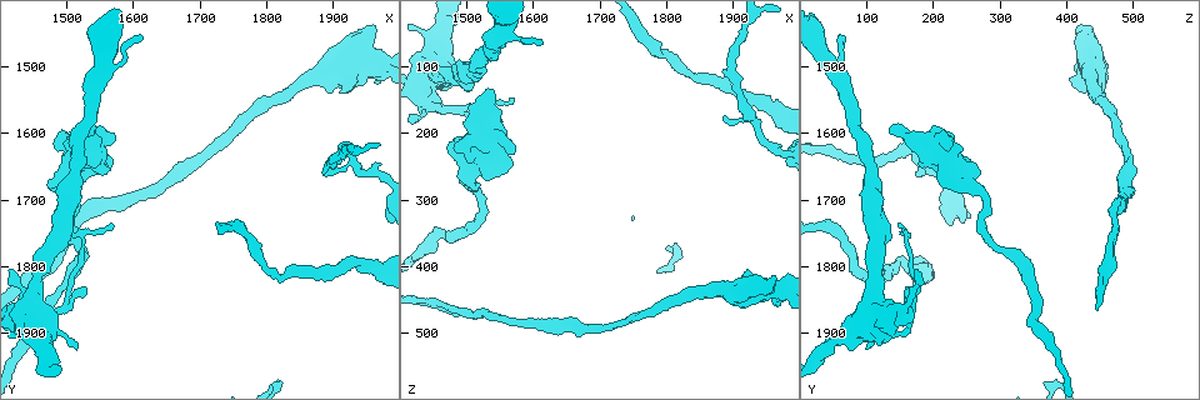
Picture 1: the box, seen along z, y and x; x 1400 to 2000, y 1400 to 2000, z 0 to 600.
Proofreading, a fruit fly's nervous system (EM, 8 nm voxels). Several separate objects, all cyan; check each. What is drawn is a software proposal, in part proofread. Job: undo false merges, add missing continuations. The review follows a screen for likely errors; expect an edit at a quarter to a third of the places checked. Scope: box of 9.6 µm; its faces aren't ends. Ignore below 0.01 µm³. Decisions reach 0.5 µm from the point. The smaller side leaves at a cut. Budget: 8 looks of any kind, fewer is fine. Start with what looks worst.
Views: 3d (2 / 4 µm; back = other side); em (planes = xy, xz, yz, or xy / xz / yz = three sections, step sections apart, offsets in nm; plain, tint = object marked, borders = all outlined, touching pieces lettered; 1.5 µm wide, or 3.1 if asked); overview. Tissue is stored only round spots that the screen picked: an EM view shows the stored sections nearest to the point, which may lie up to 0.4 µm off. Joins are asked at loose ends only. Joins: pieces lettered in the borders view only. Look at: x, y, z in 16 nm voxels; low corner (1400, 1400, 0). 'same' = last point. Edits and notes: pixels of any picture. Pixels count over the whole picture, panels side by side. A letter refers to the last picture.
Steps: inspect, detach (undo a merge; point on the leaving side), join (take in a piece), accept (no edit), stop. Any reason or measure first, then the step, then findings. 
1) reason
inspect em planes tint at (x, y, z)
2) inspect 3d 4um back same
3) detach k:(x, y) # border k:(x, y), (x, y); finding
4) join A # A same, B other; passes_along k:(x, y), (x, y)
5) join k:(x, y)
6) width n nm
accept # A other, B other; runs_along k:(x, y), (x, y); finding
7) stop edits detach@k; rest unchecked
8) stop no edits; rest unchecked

long arm stops here
inspect em planes borders at (1570, 1740, 150)

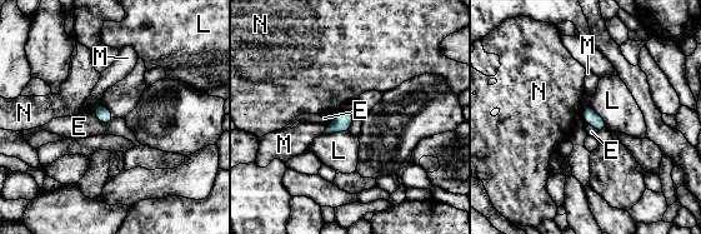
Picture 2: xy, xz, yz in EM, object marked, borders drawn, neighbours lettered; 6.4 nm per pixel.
width 90 nm; longest_contact L 160 nm
accept # E other, L other, M other, N other; no lettered piece goes on from it

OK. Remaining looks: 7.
a fork
inspect em planes borders at (1495, 1865, 165)

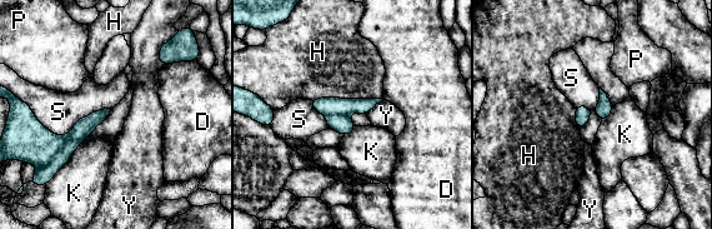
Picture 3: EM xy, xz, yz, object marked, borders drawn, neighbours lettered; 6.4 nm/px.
accept # D other, H other, K other, P other, S other, Y other; runs_along 3:(105, 113), (55, 163); all the same neuron

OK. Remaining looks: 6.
thick end
inspect em yz step 8 borders at (1485, 1615, 230)

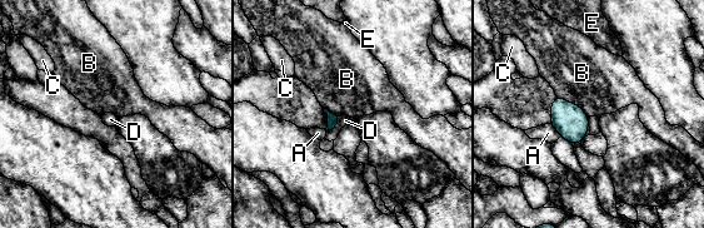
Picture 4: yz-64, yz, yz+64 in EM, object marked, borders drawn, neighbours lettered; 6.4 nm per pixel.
cut it another way
inspect em planes borders same

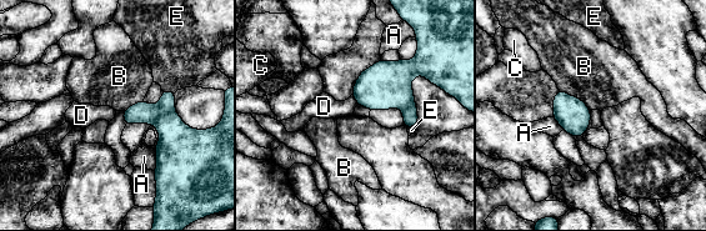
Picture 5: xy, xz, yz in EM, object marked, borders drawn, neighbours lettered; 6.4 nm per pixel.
longest_contact B 260 nm
accept # A other, B other, C other, D other, E other; border 5:(559, 89), (579, 98), (590, 111); no lettered piece goes on from it

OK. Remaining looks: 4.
stop no edits; rest unchecked

